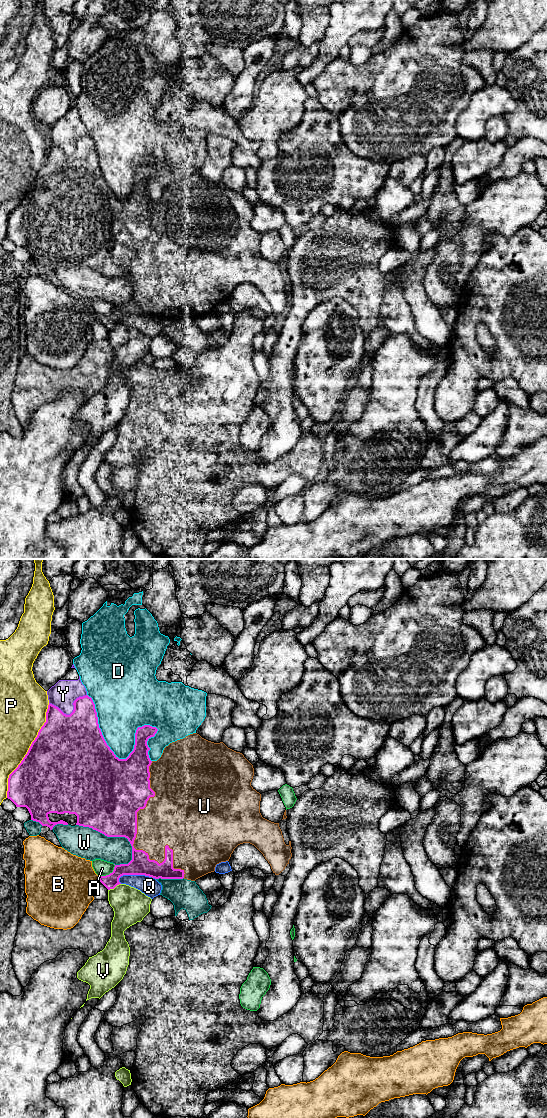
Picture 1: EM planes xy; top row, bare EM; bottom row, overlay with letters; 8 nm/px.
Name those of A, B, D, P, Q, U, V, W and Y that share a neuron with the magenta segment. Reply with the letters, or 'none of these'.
U

